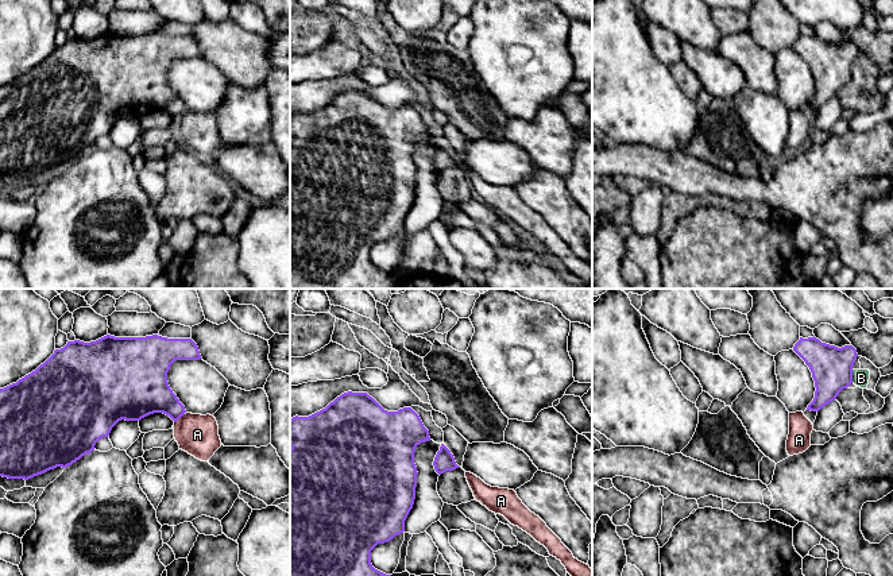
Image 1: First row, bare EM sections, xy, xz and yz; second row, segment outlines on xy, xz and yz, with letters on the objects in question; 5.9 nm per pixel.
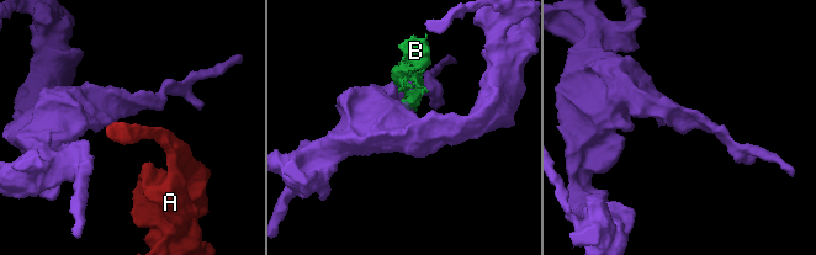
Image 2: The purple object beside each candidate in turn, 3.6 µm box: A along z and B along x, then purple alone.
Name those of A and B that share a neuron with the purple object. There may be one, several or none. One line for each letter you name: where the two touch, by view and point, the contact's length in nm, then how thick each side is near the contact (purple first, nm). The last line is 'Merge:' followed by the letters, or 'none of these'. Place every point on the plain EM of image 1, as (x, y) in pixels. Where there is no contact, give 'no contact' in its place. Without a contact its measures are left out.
Merge: none of these

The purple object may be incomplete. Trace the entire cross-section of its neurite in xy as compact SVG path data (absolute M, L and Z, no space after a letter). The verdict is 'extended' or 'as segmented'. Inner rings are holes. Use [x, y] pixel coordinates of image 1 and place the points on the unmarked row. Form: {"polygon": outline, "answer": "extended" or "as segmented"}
{"polygon": "M107 32L90 40L67 39L35 69L0 86L0 174L28 178L57 165L66 166L94 148L96 140L108 135L112 125L121 117L140 119L150 112L163 111L174 120L178 119L186 108L170 86L167 70L175 58L200 57L202 55L198 45L192 36Z", "answer": "as segmented"}

